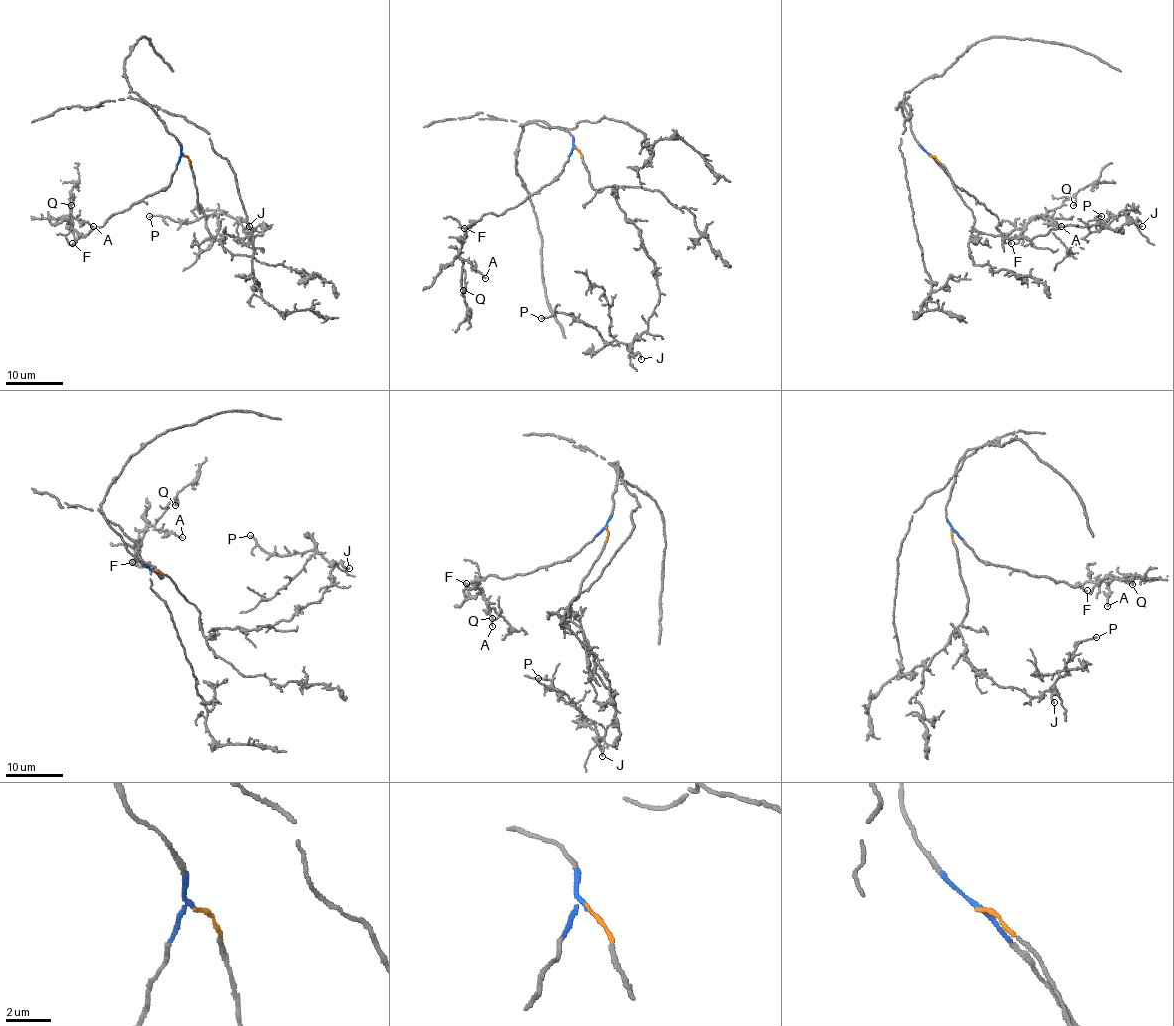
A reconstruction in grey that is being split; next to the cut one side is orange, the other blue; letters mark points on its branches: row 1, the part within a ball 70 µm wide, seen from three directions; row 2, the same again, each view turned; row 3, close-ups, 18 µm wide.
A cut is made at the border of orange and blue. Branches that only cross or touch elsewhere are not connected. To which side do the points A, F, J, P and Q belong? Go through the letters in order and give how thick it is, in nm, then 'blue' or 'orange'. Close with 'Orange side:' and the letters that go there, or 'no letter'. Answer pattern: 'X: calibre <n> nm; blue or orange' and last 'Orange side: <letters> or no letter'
A: calibre 110 nm; blue
F: calibre 130 nm; blue
J: calibre 140 nm; orange
P: calibre 110 nm; orange
Q: calibre 110 nm; blue
Orange side: J, P

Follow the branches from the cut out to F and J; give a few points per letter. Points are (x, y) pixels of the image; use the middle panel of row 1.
F: (575, 147), (558, 176), (500, 215), (484, 214), (464, 228)
J: (575, 147), (589, 183), (598, 192), (612, 188), (654, 263), (660, 301), (631, 349), (641, 359)

